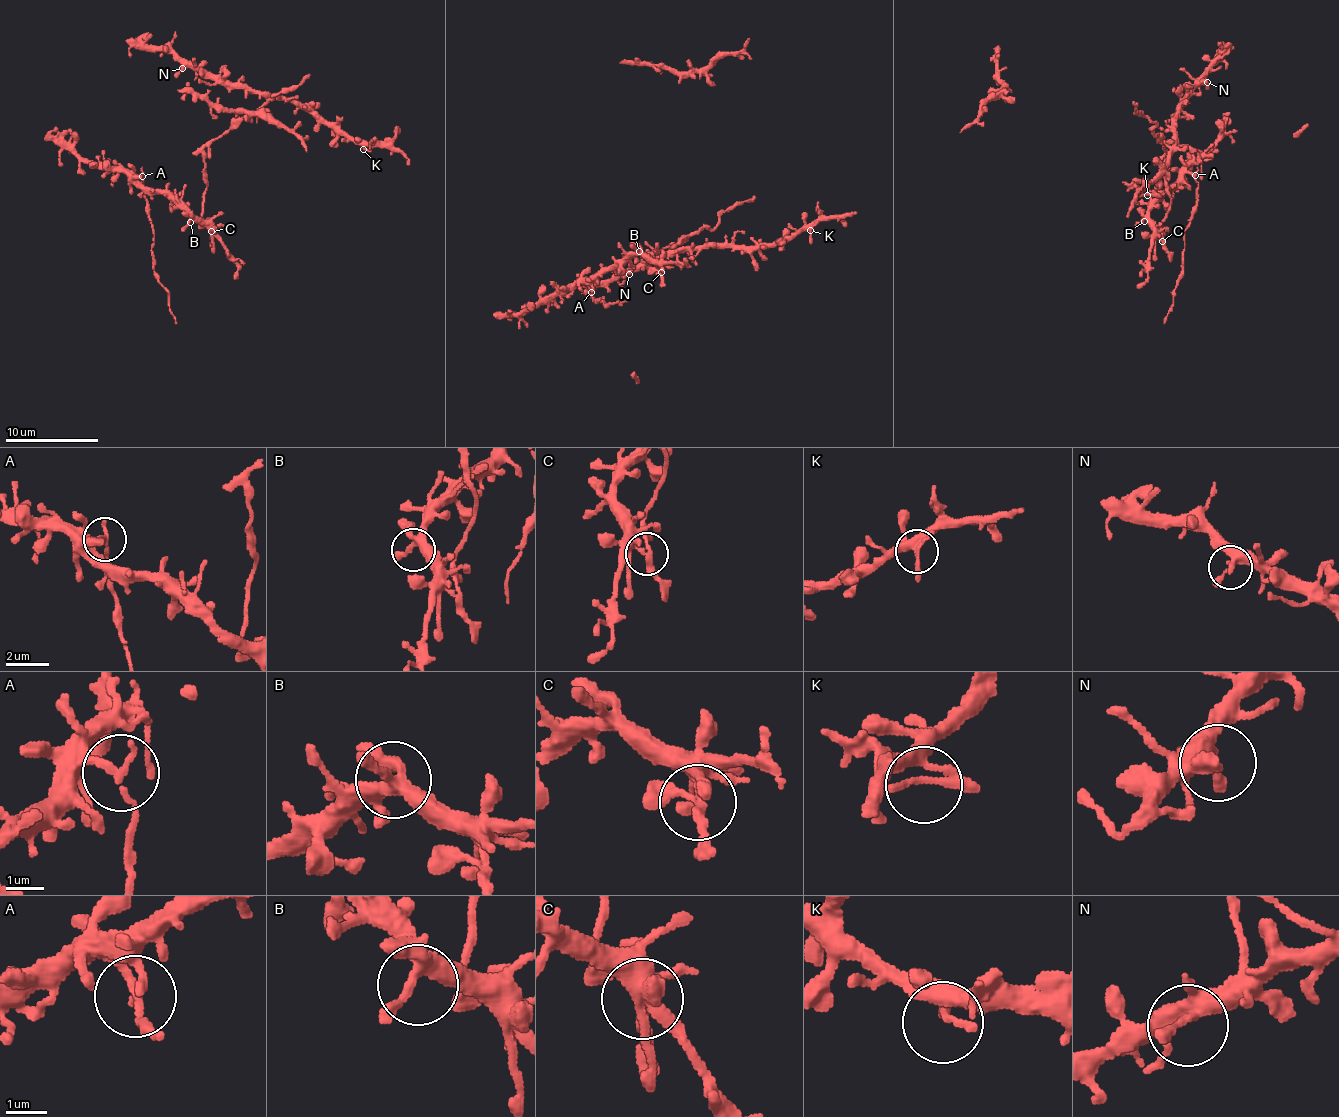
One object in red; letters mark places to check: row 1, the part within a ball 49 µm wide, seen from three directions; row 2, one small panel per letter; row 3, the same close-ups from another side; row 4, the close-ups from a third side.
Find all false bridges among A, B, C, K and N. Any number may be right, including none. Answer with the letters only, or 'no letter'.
A, C

